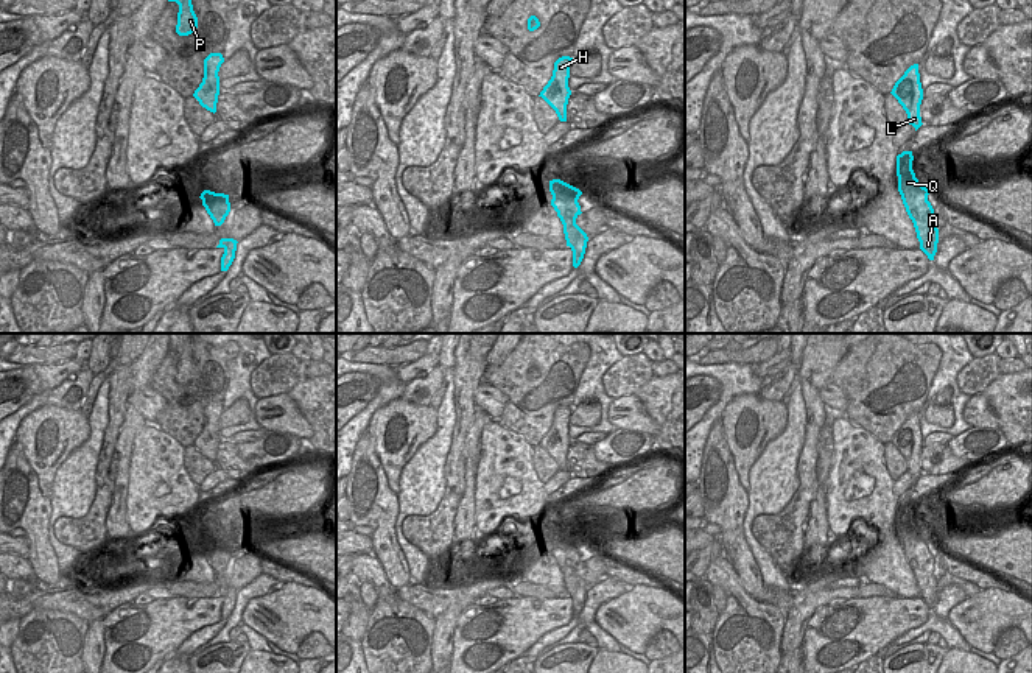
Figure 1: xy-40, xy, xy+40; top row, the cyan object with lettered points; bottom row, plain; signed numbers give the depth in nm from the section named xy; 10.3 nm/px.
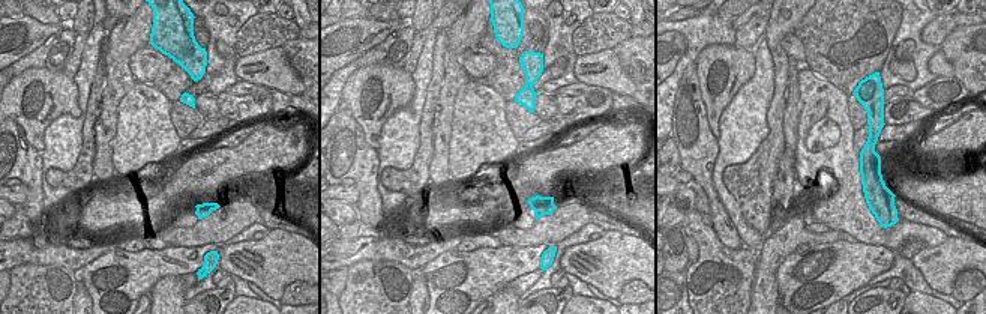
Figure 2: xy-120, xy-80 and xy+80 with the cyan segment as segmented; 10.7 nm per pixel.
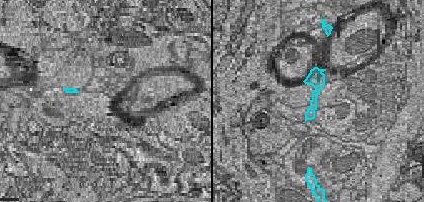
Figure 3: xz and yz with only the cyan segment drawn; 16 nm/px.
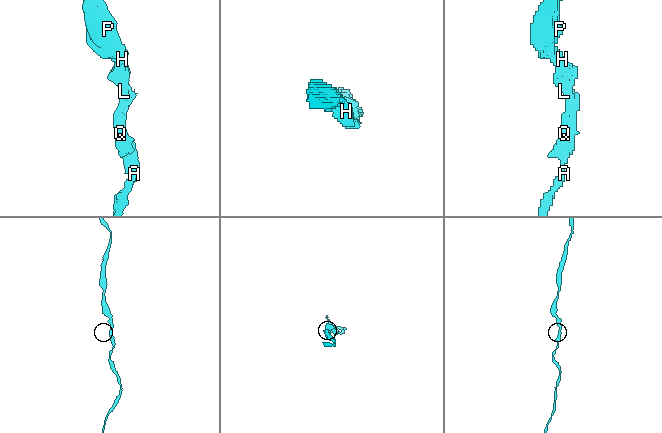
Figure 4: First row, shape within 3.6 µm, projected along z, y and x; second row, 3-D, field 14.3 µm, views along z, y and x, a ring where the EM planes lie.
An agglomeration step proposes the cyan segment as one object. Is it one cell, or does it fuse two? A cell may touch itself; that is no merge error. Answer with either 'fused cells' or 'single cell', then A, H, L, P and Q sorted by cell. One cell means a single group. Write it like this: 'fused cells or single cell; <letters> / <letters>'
single cell; A H L P Q

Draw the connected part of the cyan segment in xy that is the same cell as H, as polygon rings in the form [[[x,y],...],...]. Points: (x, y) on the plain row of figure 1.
[[[570,405],[559,407],[554,411],[551,428],[539,444],[556,460],[560,470],[567,470],[567,453],[571,444],[571,439],[568,436],[571,411],[573,407]]]

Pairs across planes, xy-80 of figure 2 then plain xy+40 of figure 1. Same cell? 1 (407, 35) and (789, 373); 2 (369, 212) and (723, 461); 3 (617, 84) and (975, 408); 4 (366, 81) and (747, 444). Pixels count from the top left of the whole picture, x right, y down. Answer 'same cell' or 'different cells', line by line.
1: same cell
2: same cell
3: same cell
4: same cell

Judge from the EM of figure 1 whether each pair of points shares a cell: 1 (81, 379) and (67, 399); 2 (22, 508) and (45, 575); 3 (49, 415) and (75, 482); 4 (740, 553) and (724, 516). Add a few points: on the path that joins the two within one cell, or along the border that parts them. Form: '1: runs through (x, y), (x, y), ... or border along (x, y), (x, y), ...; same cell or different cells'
1: runs through (78, 384), (69, 394); same cell
2: runs through (36, 525), (42, 558); same cell
3: border along (89, 432), (89, 436), (58, 468), (52, 494); different cells
4: runs through (735, 544), (732, 525); same cell

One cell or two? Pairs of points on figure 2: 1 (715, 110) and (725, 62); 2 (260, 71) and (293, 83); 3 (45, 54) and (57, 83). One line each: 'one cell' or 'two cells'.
1: one cell
2: one cell
3: two cells

